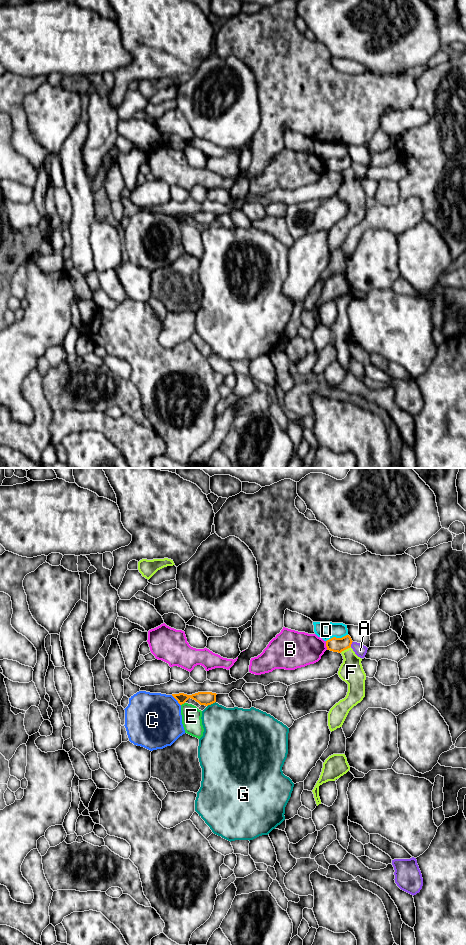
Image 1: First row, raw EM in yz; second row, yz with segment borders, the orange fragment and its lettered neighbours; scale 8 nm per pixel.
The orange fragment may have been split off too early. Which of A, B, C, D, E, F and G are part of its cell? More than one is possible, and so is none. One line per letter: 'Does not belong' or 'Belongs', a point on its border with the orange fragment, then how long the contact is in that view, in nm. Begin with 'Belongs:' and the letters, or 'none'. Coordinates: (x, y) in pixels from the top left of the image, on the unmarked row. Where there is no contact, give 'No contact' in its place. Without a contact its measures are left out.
Belongs: none
A: Does not belong. Touches orange at yz (351, 163). Shared border 50 nm
B: Does not belong. Touches orange at yz (326, 165). Shared border 70 nm
C: Does not belong. Touches orange at yz (176, 219). Shared border 120 nm
D: Does not belong. Touches orange at yz (335, 157). Shared border 190 nm
E: Does not belong. Touches orange at yz (182, 223). Shared border 40 nm
F: Does not belong. Touches orange at yz (345, 169). Shared border 100 nm
G: Does not belong. Touches orange at yz (211, 223). Shared border 80 nm

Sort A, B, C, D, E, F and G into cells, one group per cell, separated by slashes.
A / B / C / D / E / F / G

